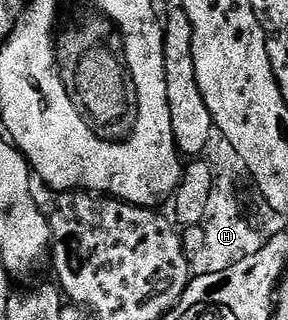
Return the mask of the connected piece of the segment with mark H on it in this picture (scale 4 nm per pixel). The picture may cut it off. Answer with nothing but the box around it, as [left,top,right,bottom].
[192,130,264,276]

